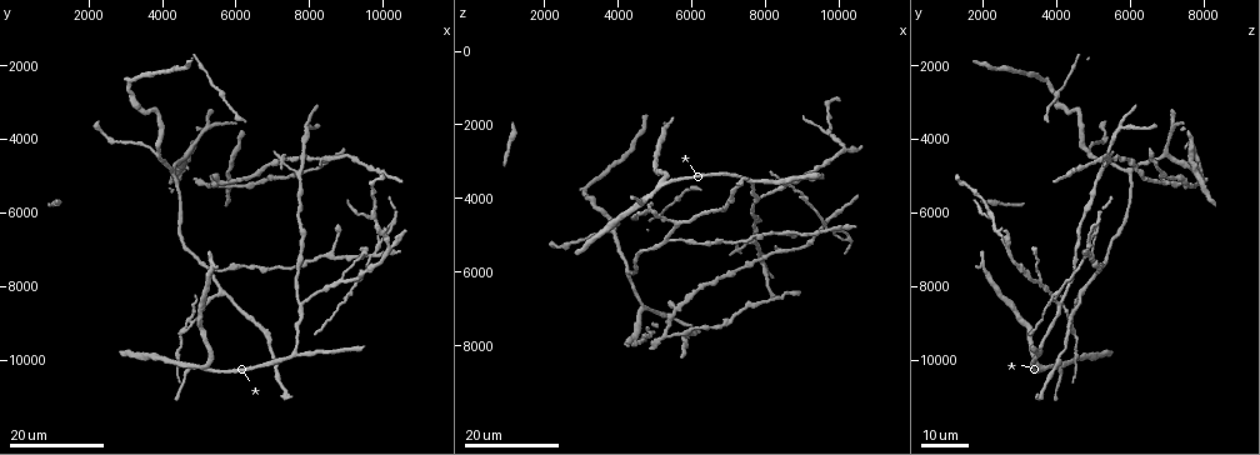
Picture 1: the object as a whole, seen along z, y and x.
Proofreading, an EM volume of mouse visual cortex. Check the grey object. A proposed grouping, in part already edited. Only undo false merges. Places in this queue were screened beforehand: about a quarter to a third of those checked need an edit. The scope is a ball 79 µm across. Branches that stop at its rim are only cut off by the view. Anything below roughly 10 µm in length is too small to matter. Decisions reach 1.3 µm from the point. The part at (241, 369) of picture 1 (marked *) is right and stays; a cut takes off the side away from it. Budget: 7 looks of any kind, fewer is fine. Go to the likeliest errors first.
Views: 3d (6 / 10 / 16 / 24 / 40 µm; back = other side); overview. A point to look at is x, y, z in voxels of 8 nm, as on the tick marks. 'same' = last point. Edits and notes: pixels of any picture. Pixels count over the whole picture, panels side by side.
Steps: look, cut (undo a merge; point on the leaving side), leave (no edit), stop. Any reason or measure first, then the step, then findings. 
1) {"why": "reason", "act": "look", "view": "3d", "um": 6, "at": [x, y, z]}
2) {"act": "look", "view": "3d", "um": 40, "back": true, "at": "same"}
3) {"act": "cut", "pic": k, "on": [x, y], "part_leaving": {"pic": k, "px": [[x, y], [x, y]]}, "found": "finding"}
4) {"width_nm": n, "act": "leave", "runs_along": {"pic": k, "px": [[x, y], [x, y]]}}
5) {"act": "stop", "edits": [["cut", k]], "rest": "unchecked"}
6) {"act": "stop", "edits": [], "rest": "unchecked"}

{"why": "three-way junction", "act": "look", "view": "3d", "um": 24, "at": [9600, 7200, 4800]}

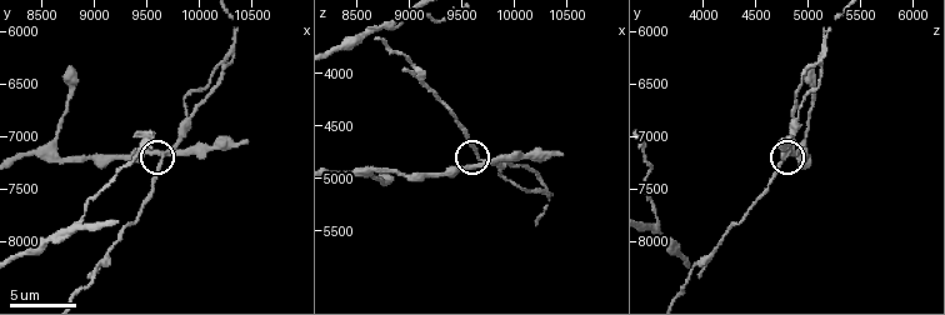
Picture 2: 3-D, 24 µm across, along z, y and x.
{"why": "zoom in", "act": "look", "view": "3d", "um": 10, "at": [9680, 7180, 4800]}

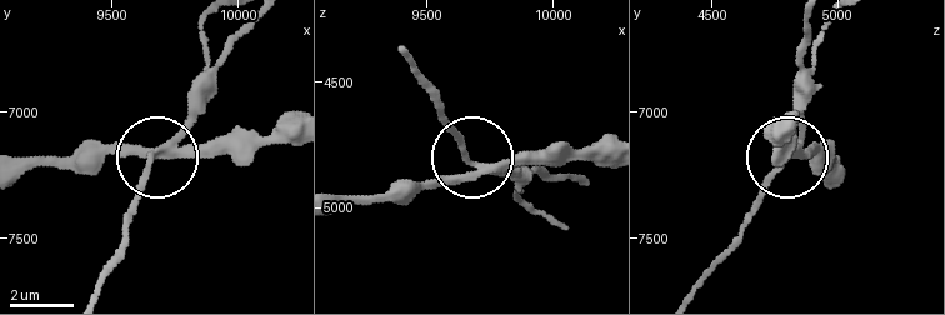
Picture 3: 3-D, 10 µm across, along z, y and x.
{"width_nm": 210, "act": "leave", "found": "one neuron here"}

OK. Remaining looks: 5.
{"why": "three-way junction", "act": "look", "view": "3d", "um": 16, "at": [3700, 4400, 4900]}

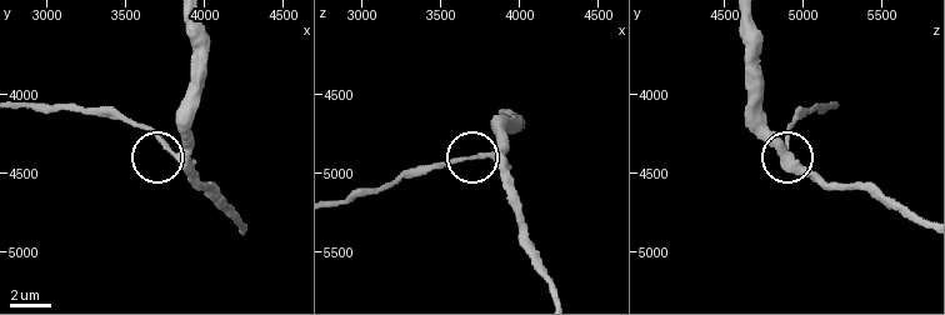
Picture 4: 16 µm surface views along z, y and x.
{"act": "look", "view": "3d", "um": 10, "at": [3820, 4380, 4880]}

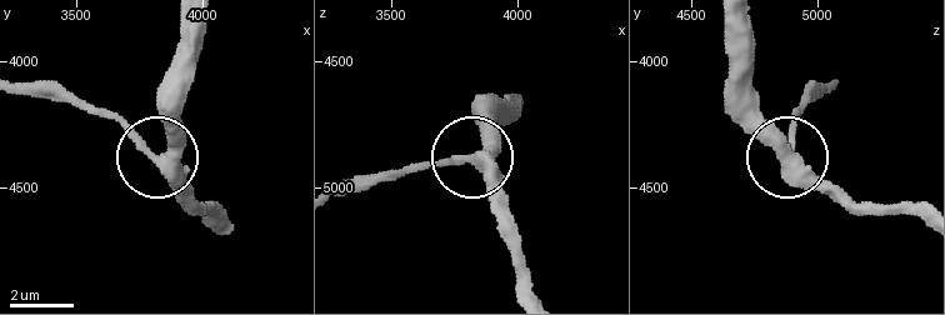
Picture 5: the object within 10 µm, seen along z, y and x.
{"width_nm": 340, "act": "leave", "runs_along": {"pic": 5, "px": [[916, 214], [853, 209], [734, 101]]}, "found": "one neuron here"}

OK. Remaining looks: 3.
{"why": "sudden change in width", "act": "look", "view": "3d", "um": 16, "at": [4900, 8900, 4400]}

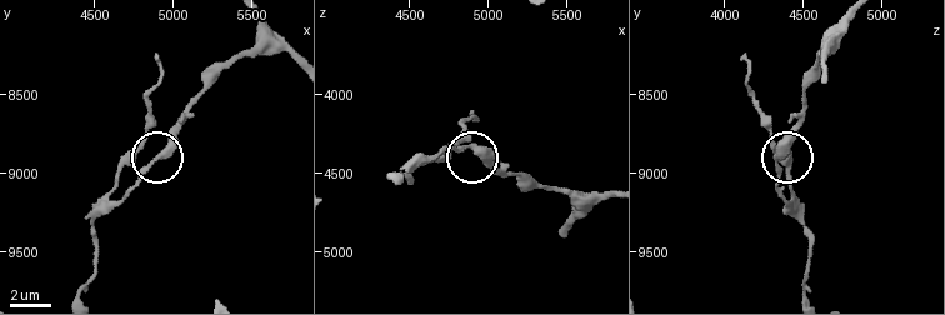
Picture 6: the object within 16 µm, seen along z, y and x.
{"why": "zoom in", "act": "look", "view": "3d", "um": 10, "at": [4860, 8940, 4320]}

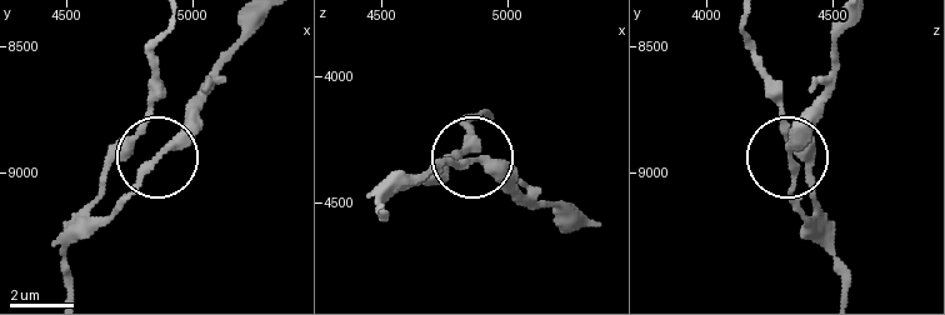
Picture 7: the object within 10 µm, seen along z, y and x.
{"act": "leave", "found": "continuous, no second neuron"}

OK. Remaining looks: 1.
{"act": "stop", "edits": [], "rest": "unchecked"}

